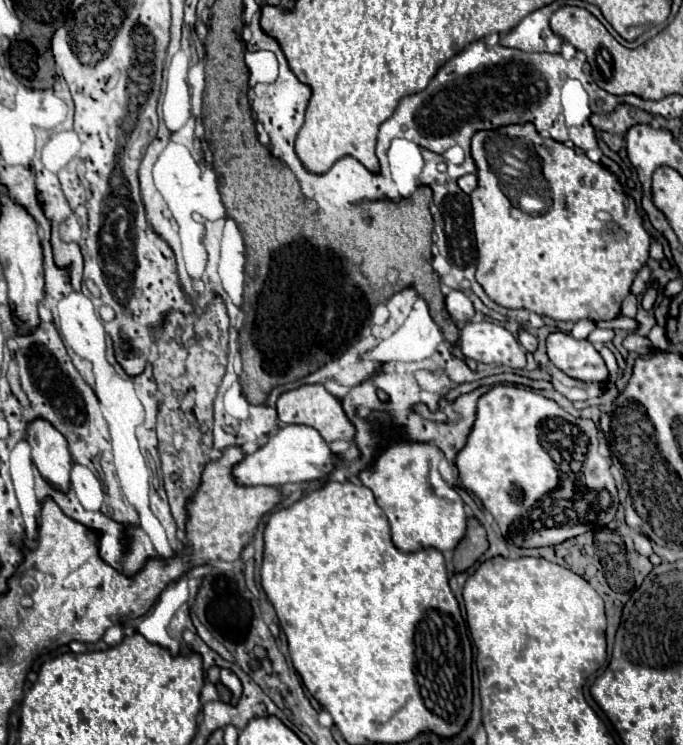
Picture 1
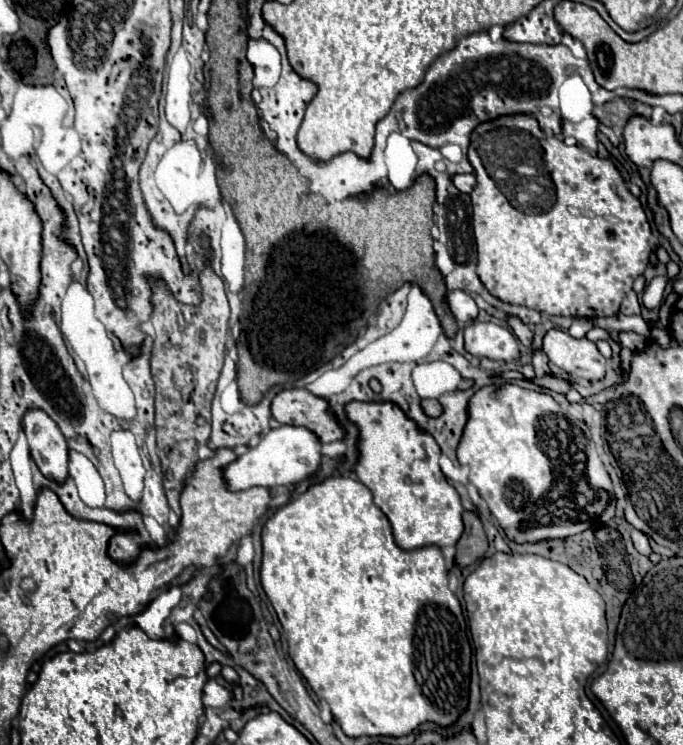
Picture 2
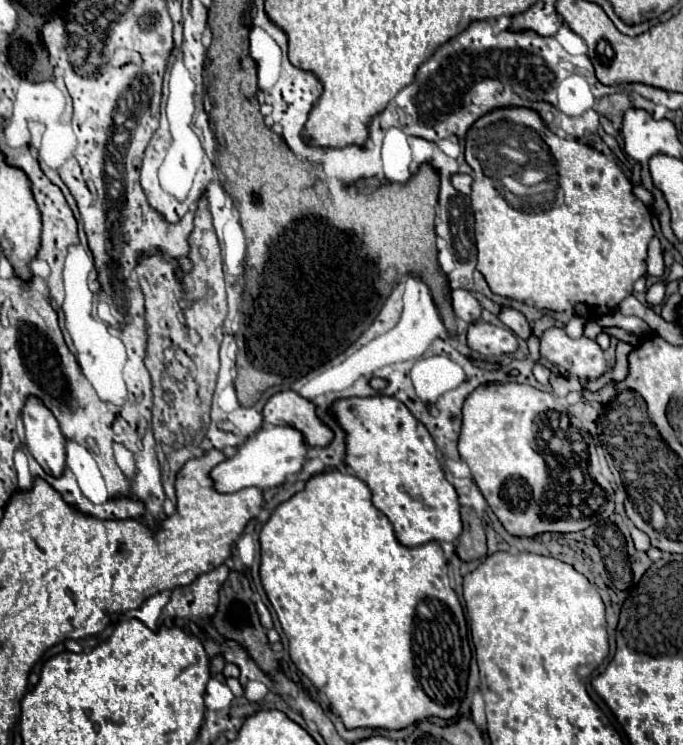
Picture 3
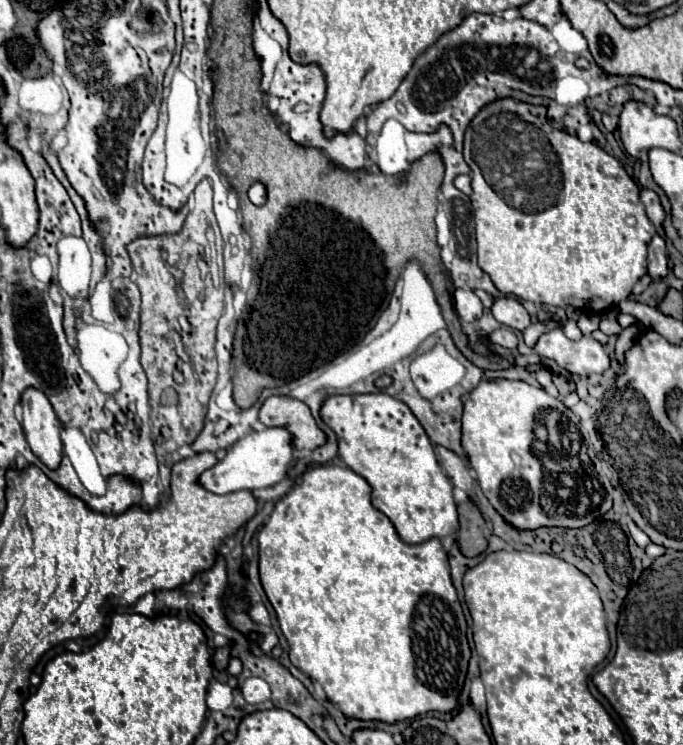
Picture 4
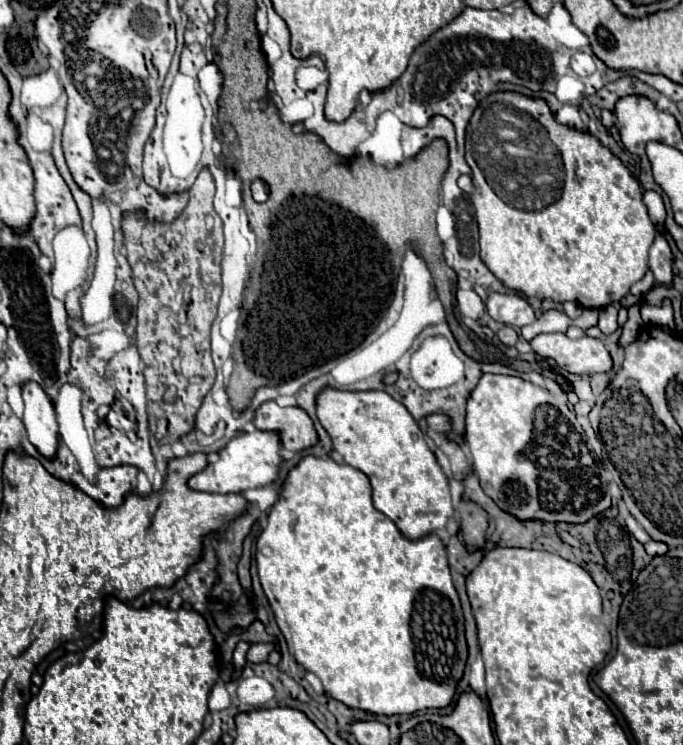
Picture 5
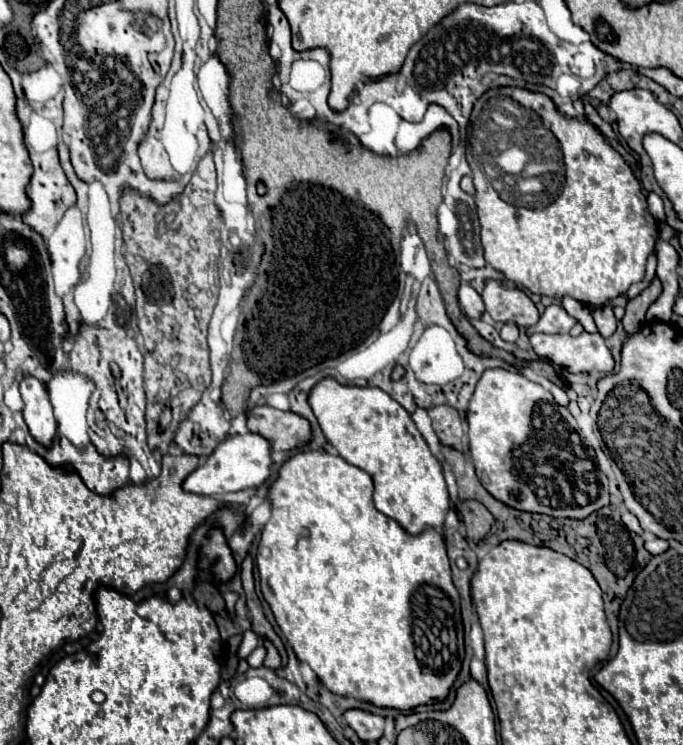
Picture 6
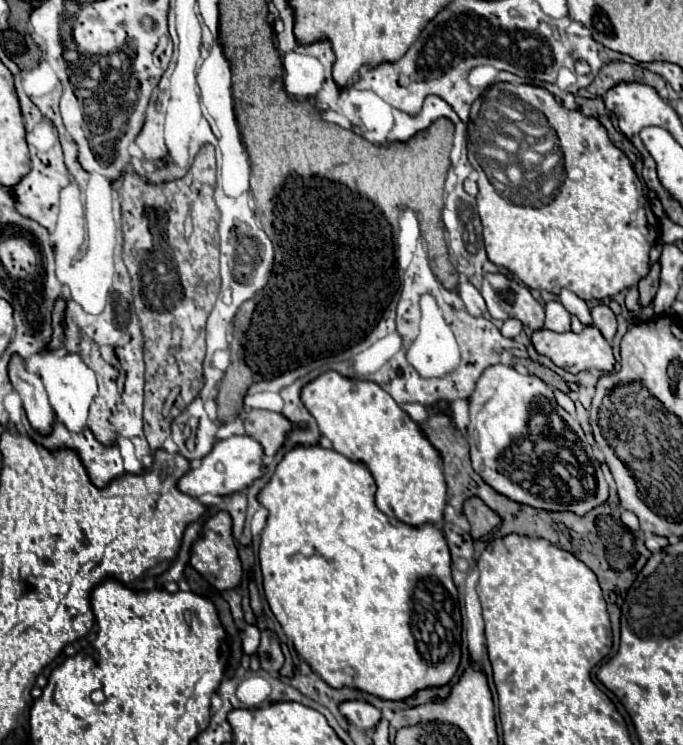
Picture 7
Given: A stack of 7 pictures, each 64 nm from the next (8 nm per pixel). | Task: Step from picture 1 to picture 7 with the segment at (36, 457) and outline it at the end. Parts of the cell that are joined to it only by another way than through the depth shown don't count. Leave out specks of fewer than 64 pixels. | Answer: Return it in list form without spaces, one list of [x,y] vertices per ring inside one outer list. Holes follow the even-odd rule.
[[[14,356],[10,362],[10,382],[22,396],[24,412],[30,422],[30,426],[38,434],[50,434],[54,426],[54,410],[50,408],[44,384],[38,374],[32,374],[26,370],[20,356]]]

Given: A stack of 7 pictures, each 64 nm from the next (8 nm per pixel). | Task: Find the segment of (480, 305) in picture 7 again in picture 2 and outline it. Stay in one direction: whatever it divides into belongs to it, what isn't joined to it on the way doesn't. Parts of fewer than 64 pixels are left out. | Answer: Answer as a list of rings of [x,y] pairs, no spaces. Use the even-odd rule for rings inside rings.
[[[452,290],[452,292],[448,292],[448,306],[450,306],[450,310],[452,310],[452,314],[454,314],[454,318],[458,322],[472,324],[474,318],[478,316],[476,302],[464,290]]]

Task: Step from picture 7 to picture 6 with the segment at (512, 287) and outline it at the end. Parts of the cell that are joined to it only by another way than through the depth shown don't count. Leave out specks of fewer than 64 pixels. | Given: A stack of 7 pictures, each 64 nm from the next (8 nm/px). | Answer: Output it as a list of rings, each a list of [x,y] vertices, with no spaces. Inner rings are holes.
[[[488,280],[482,300],[486,304],[486,312],[498,322],[512,322],[520,328],[534,326],[540,318],[534,302],[520,288],[506,288],[498,280]]]

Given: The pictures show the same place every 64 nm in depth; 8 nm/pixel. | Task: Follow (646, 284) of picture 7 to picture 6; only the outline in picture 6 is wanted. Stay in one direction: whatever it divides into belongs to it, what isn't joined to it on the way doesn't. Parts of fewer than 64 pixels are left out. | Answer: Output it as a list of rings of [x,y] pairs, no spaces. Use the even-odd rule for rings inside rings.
[[[654,280],[654,282],[650,284],[650,288],[646,288],[642,294],[638,294],[636,298],[632,298],[632,300],[626,304],[626,316],[622,318],[622,324],[624,324],[626,334],[638,332],[638,328],[644,324],[646,308],[660,296],[660,292],[662,292],[662,284],[660,284],[658,280]]]

